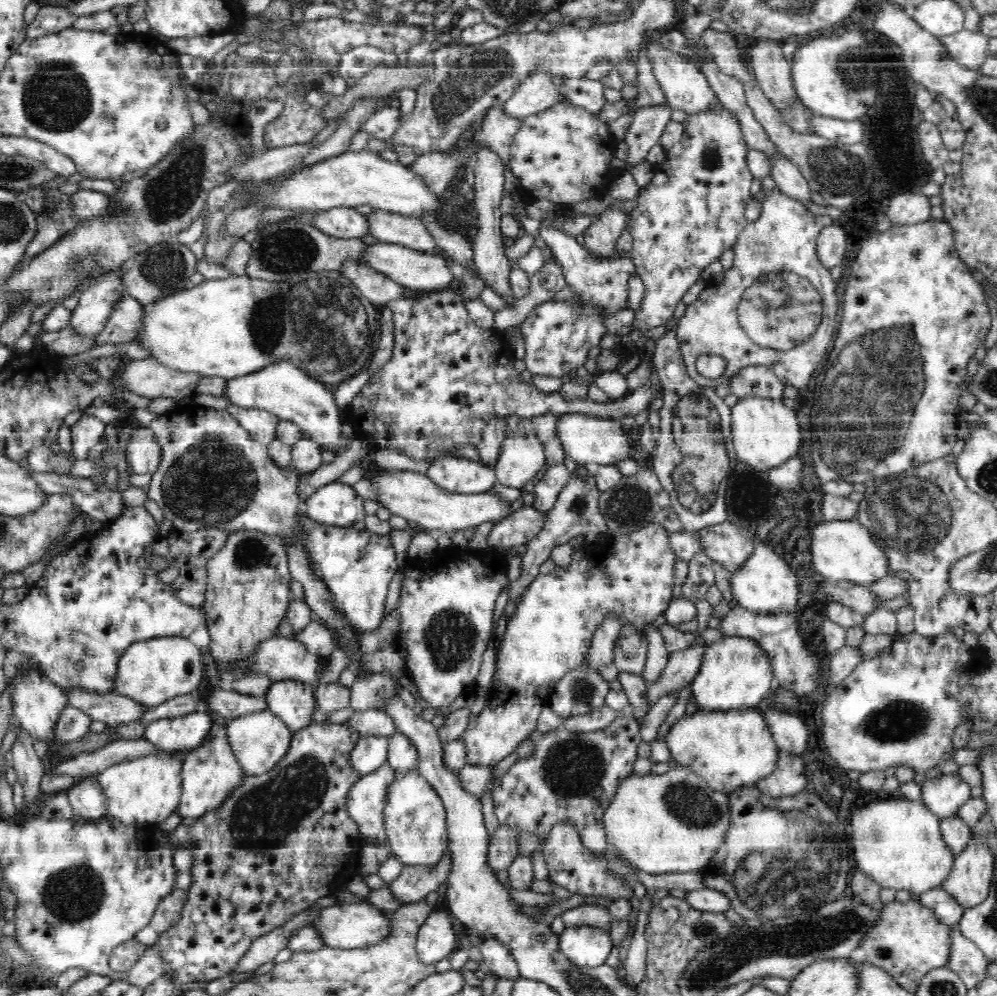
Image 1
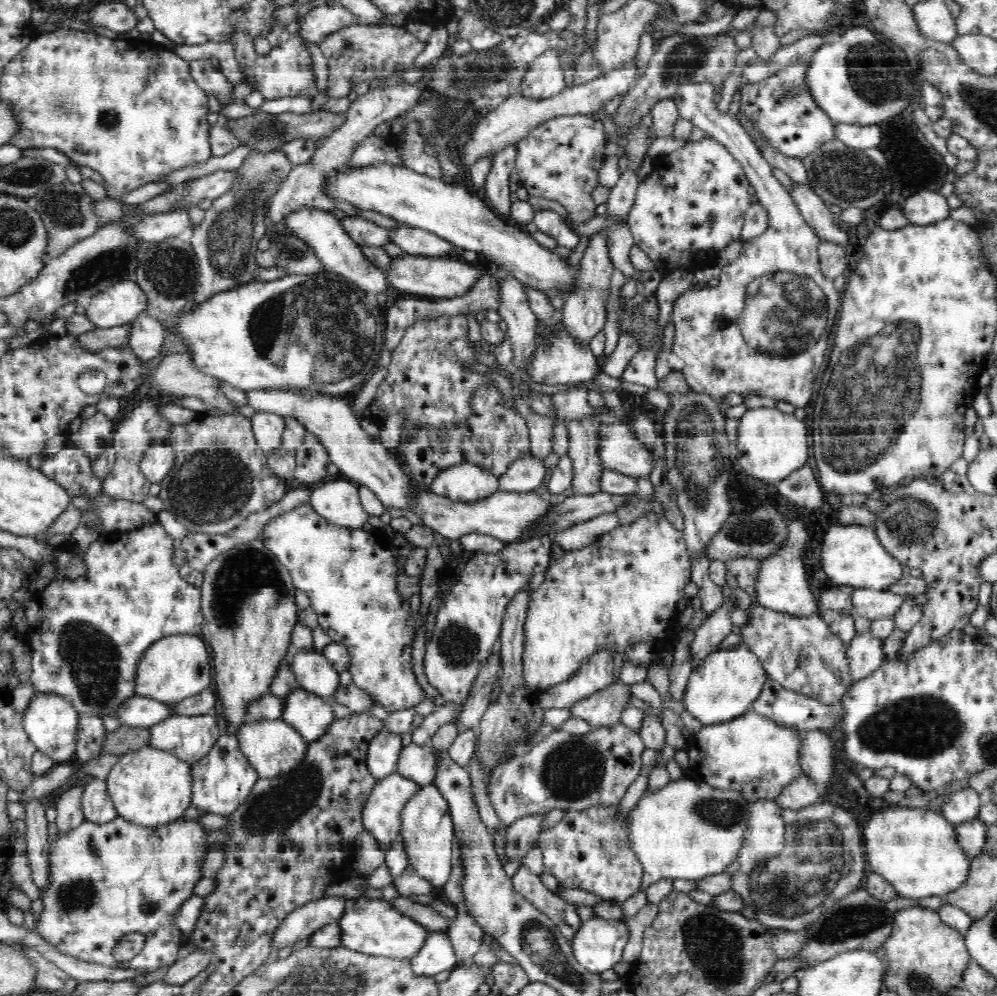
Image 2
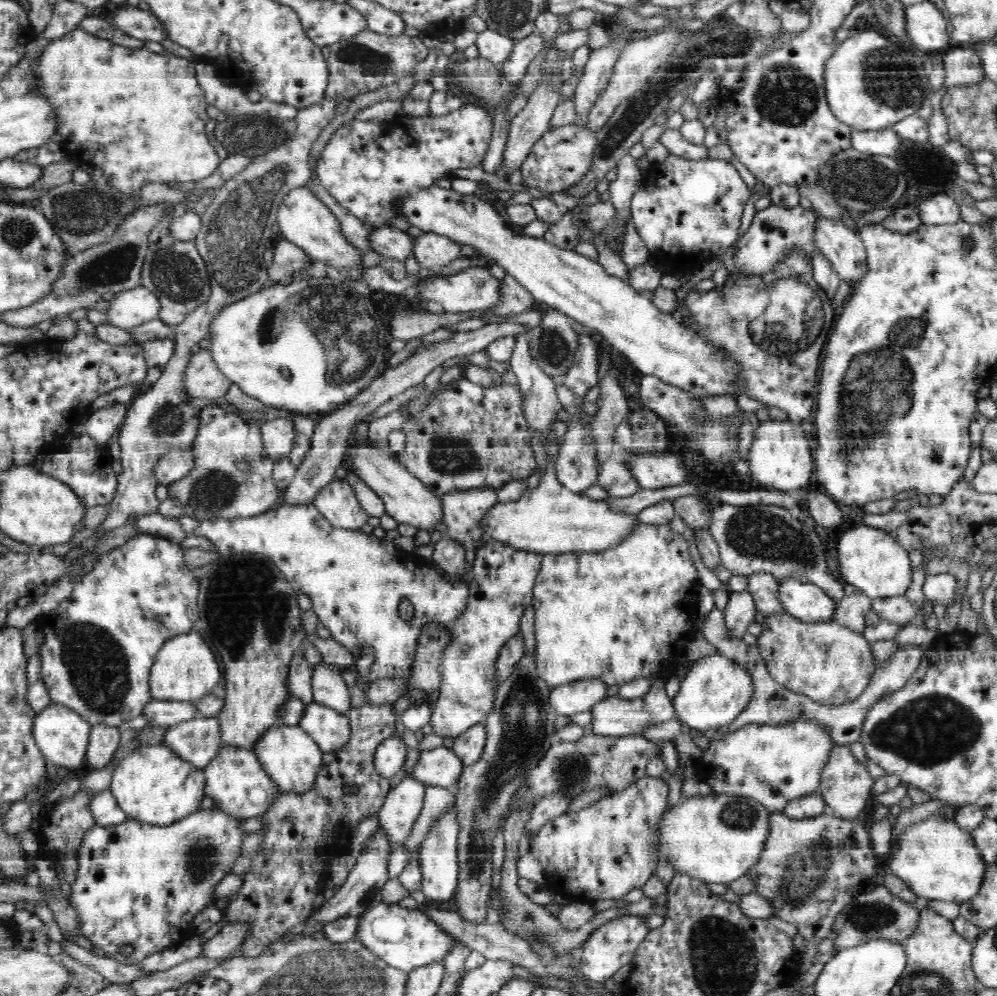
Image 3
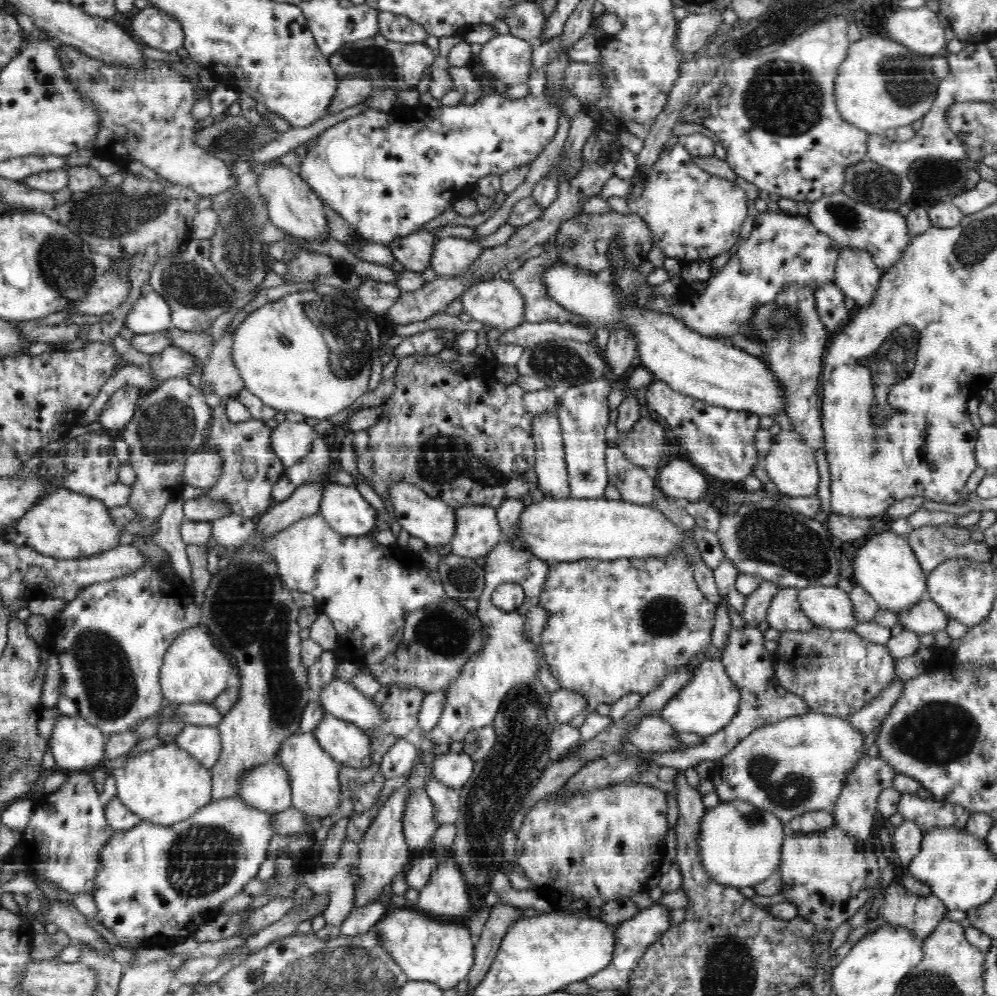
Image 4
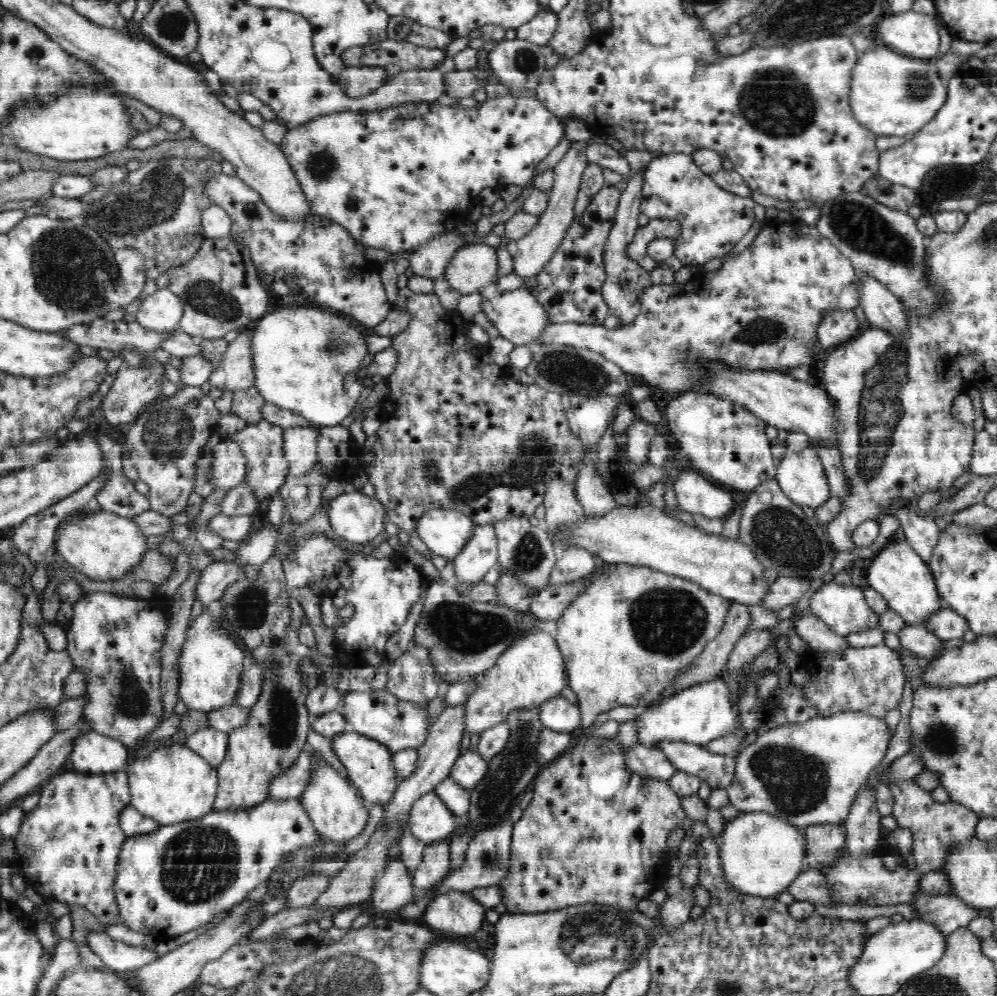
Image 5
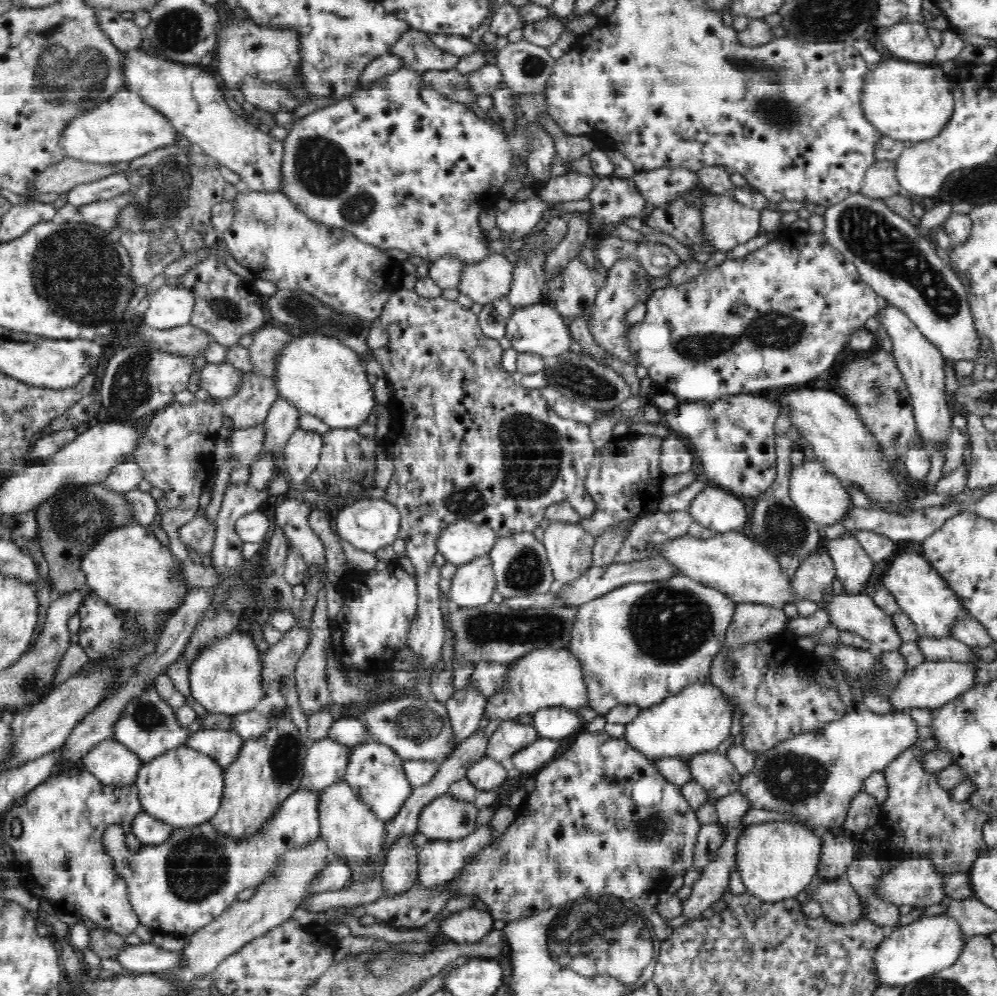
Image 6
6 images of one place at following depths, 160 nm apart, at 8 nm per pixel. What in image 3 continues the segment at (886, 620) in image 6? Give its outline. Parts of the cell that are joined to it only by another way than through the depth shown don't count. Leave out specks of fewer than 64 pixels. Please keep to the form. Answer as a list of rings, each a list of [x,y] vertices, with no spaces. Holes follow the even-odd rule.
[[[794,577],[778,580],[778,599],[786,613],[807,623],[834,621],[838,604],[811,582]]]

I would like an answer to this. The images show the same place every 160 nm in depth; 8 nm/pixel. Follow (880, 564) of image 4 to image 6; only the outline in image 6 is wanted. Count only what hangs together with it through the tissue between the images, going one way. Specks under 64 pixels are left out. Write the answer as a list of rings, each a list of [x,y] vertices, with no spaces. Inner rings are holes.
[[[902,551],[888,561],[888,571],[883,575],[881,584],[898,602],[901,612],[906,613],[918,636],[930,639],[949,638],[956,619],[964,618],[965,602],[948,581],[933,568],[925,555]]]

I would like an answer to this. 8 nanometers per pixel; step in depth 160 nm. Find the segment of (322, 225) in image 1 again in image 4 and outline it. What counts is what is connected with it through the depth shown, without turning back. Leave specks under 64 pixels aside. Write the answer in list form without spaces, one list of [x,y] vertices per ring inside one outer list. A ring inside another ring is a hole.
[[[430,231],[413,232],[406,238],[394,240],[388,247],[406,271],[421,273],[429,268],[433,246],[438,239]]]

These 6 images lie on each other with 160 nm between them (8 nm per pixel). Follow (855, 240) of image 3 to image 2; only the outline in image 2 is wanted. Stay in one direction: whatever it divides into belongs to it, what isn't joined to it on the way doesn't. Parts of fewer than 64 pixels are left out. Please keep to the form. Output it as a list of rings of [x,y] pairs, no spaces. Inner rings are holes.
[[[796,181],[792,183],[789,192],[797,204],[802,218],[814,231],[819,242],[828,242],[835,246],[846,248],[849,243],[847,226],[834,223],[834,217],[826,203],[813,191],[811,187]]]

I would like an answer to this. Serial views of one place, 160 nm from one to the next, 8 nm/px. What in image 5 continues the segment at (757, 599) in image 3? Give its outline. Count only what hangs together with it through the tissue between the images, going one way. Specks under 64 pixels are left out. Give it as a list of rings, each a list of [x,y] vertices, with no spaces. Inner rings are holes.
[[[806,609],[791,628],[793,634],[799,635],[814,651],[832,651],[834,656],[840,656],[849,649],[845,636],[836,634],[821,618],[810,609]]]

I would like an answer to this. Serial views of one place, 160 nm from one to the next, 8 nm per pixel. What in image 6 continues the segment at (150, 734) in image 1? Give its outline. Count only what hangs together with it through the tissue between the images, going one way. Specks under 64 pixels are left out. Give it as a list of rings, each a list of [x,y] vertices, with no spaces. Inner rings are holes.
[[[201,728],[192,734],[186,746],[210,756],[225,768],[238,760],[244,742],[245,738],[231,729]]]

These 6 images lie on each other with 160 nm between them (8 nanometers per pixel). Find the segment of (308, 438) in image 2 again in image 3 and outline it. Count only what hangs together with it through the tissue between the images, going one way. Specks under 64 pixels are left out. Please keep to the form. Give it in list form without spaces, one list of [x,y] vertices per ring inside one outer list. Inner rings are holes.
[[[502,322],[502,324],[487,324],[478,330],[472,332],[458,332],[453,334],[452,338],[442,340],[420,348],[416,354],[407,358],[403,363],[396,367],[390,367],[385,370],[384,374],[374,380],[370,387],[366,388],[357,398],[350,401],[350,404],[345,404],[339,408],[338,412],[333,412],[330,416],[319,418],[316,428],[312,433],[310,441],[310,450],[306,454],[306,458],[302,460],[302,464],[298,466],[292,482],[281,492],[280,503],[286,505],[312,503],[317,492],[324,488],[330,481],[336,480],[334,474],[336,469],[344,466],[346,460],[346,450],[348,450],[349,434],[353,432],[355,426],[363,420],[364,417],[372,414],[378,406],[388,402],[388,400],[397,396],[400,393],[424,383],[424,380],[432,370],[440,367],[446,360],[462,355],[471,355],[475,352],[486,350],[494,340],[498,338],[506,338],[520,334],[529,334],[531,331],[520,324],[512,324],[512,322]]]

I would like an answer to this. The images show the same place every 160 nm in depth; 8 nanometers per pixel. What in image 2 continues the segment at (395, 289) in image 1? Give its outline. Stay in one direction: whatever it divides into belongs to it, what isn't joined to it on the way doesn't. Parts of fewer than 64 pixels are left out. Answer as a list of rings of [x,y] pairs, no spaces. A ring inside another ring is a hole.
[[[304,205],[302,208],[288,213],[284,220],[290,231],[301,238],[306,246],[310,247],[310,250],[314,251],[314,254],[322,261],[325,270],[352,281],[371,297],[380,292],[386,292],[386,288],[388,288],[387,273],[374,266],[365,257],[361,246],[352,240],[349,233],[345,231],[342,221],[334,217],[332,213],[314,205]]]

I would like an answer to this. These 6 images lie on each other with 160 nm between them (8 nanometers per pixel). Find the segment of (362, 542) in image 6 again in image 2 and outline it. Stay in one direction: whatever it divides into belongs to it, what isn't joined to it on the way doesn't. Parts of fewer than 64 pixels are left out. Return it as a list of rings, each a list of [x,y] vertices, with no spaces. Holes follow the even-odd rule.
[[[328,478],[314,487],[309,504],[316,513],[338,526],[358,528],[369,517],[361,505],[361,491],[352,481]]]

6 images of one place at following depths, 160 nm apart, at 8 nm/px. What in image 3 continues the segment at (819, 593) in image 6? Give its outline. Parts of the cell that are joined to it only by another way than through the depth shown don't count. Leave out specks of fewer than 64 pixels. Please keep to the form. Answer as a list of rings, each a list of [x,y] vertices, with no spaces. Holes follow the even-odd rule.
[[[731,592],[723,610],[729,636],[742,637],[751,622],[760,620],[754,599],[749,592]]]

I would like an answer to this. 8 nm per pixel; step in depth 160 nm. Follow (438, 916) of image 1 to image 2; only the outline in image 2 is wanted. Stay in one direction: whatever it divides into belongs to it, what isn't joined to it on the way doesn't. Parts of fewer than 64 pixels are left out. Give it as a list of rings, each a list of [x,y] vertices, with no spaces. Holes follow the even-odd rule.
[[[431,932],[425,946],[413,956],[410,963],[412,963],[414,975],[418,975],[418,978],[422,978],[422,976],[423,978],[433,978],[440,971],[452,971],[460,965],[447,932]]]

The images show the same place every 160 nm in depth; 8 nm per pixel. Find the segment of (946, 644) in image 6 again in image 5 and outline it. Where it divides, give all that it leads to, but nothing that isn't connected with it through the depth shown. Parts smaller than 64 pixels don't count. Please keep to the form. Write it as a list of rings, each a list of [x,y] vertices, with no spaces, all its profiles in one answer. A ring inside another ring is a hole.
[[[907,624],[898,634],[900,644],[916,654],[928,659],[936,658],[944,640],[928,632],[925,626]]]

